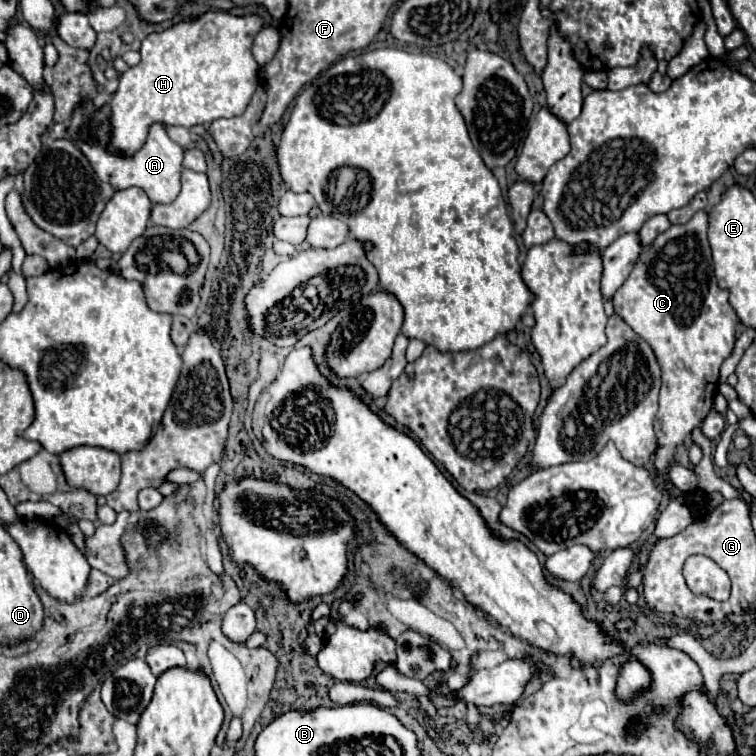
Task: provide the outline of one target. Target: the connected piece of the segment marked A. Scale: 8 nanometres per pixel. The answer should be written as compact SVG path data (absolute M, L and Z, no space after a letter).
M83 101L73 109L73 115L67 123L67 135L69 139L81 149L81 153L89 159L93 171L99 175L101 181L109 183L113 189L125 189L125 187L141 187L151 203L171 203L179 191L181 191L181 163L183 163L183 149L169 139L165 133L165 127L161 123L153 123L149 127L149 135L145 145L135 155L121 155L109 149L111 139L111 119L109 119L109 107L103 105L99 109L93 109L93 101Z

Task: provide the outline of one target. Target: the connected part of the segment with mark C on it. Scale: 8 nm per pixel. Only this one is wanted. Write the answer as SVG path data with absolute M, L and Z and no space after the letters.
M697 211L689 223L671 225L649 247L643 247L631 275L613 295L615 313L653 347L663 371L659 411L655 415L659 445L653 465L657 475L669 473L675 463L675 449L711 411L717 395L719 367L735 345L735 325L739 319L727 301L729 291L717 285L707 229L707 211Z

